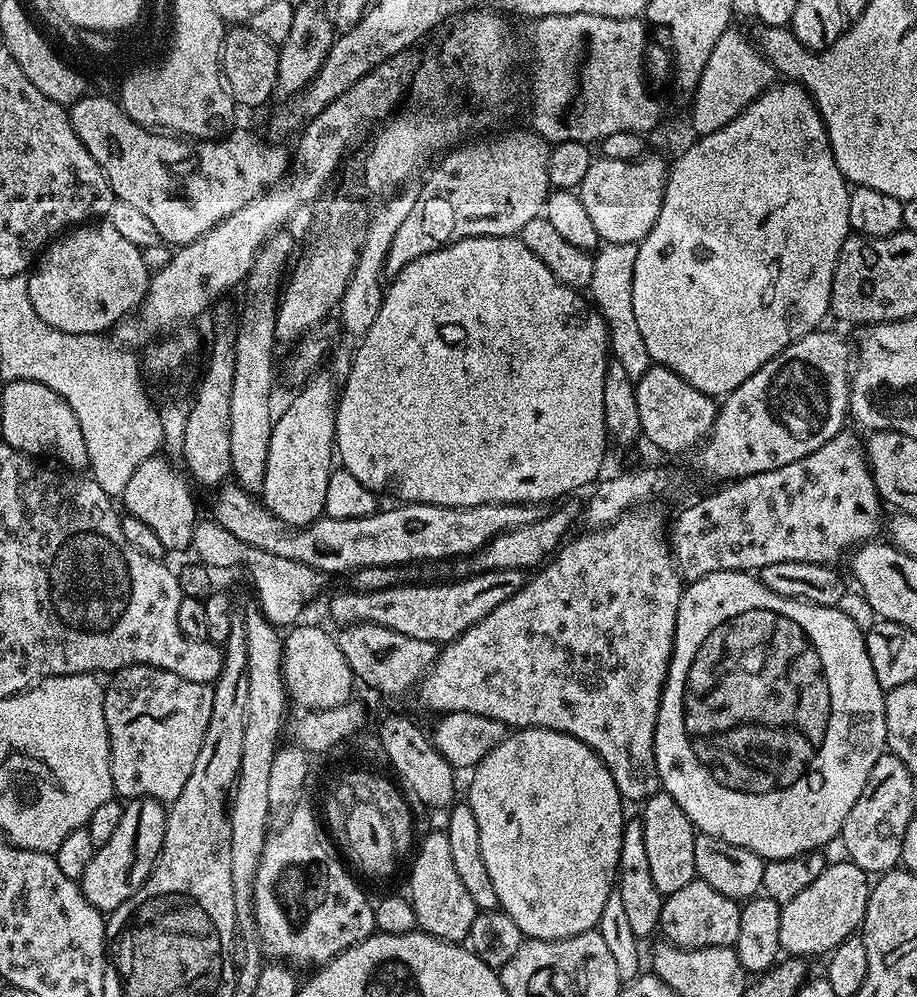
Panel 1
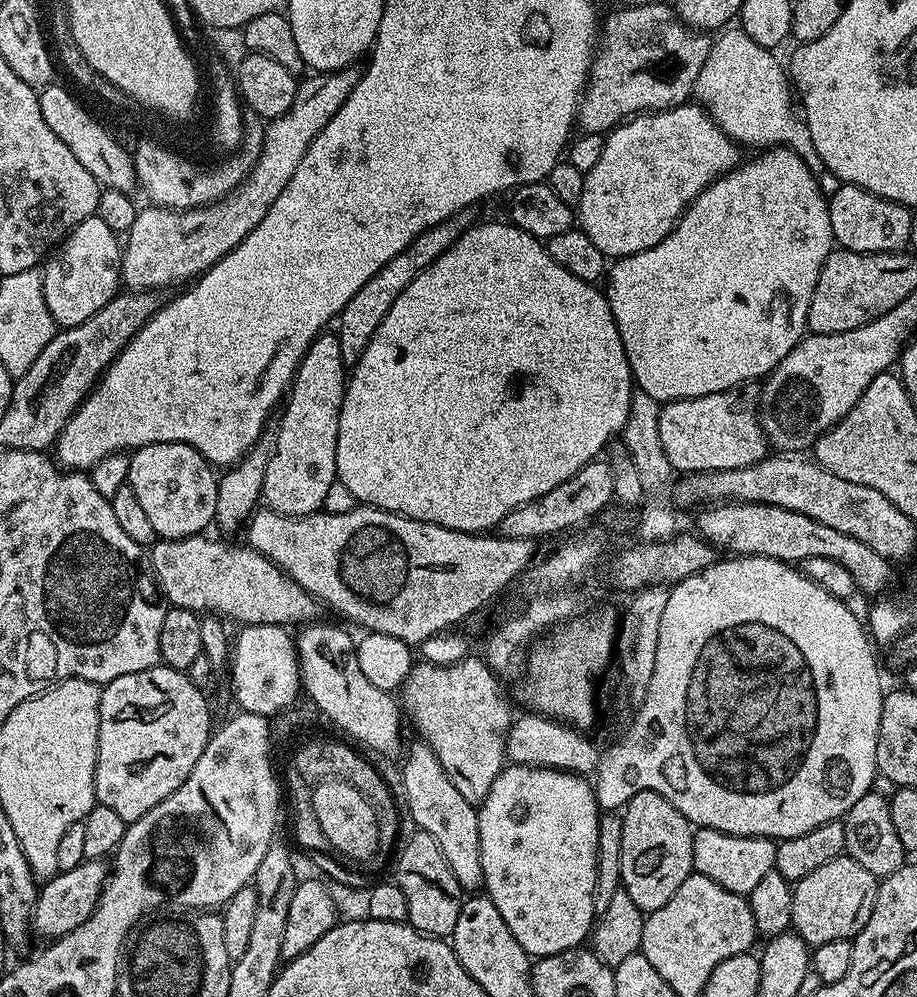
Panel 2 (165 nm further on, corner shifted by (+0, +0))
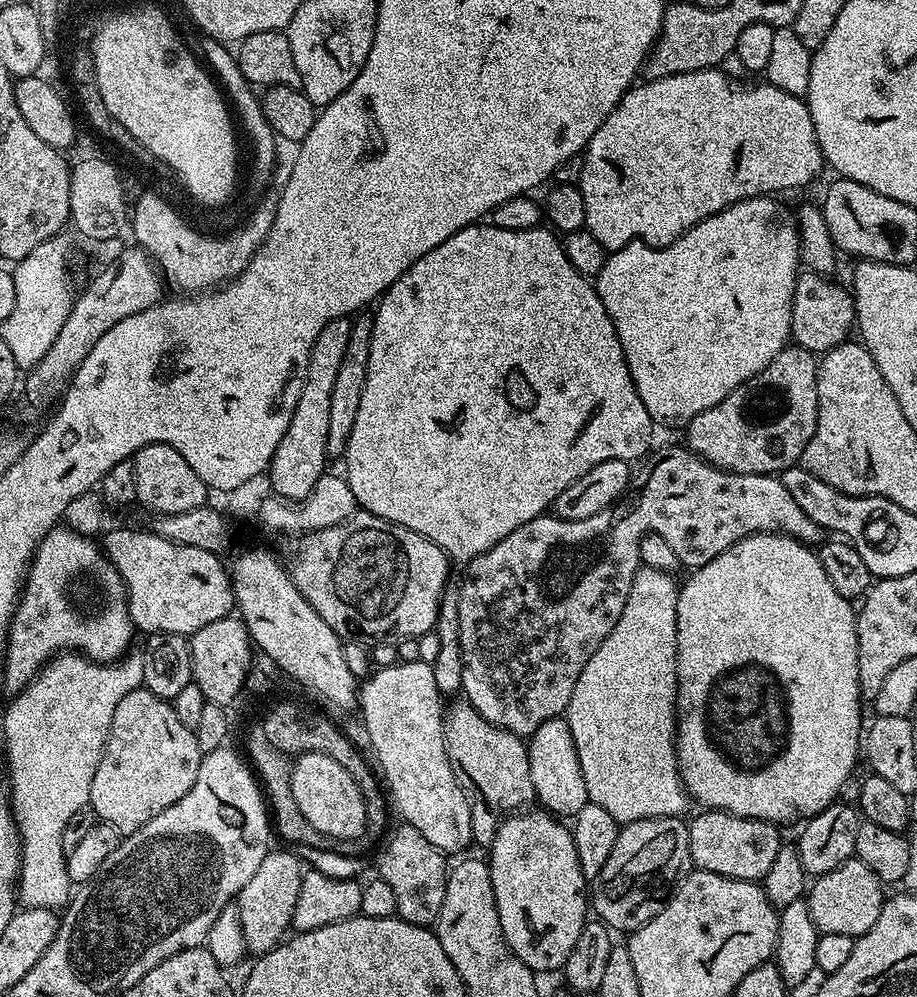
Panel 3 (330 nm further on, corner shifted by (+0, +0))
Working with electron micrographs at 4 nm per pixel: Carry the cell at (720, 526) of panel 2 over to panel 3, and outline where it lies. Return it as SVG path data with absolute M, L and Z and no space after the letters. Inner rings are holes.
M684 446L661 451L656 458L656 465L649 470L648 477L644 480L644 489L637 494L633 504L624 504L625 502L611 504L606 510L594 514L594 518L564 520L555 514L539 516L526 522L526 526L518 526L514 534L506 534L506 538L502 538L502 542L498 542L490 550L467 561L468 573L464 576L464 582L462 581L459 585L460 601L458 602L462 654L461 689L463 697L478 710L478 714L482 714L482 718L486 718L486 722L504 728L521 738L527 738L534 734L534 730L538 730L538 726L542 726L542 722L555 720L567 713L570 694L574 694L574 682L578 682L578 674L582 674L582 666L586 666L586 662L594 658L594 650L598 650L598 646L606 642L610 630L614 630L618 618L622 618L622 606L626 606L626 594L630 594L634 574L642 567L640 543L643 542L644 535L648 531L657 532L668 543L669 550L688 567L688 570L706 566L706 562L710 562L739 540L753 536L755 532L778 532L781 536L792 536L795 540L800 540L809 546L821 543L822 529L811 520L809 515L802 512L801 507L794 502L793 495L786 490L782 480L775 475L763 472L742 474L741 472L728 472L724 468L715 468Z

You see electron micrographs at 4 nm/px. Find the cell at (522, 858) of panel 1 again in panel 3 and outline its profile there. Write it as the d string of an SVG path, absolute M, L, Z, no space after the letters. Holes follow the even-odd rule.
M539 811L509 815L496 831L490 846L492 857L486 860L504 940L536 974L563 969L590 912L586 881L569 825L547 811Z

